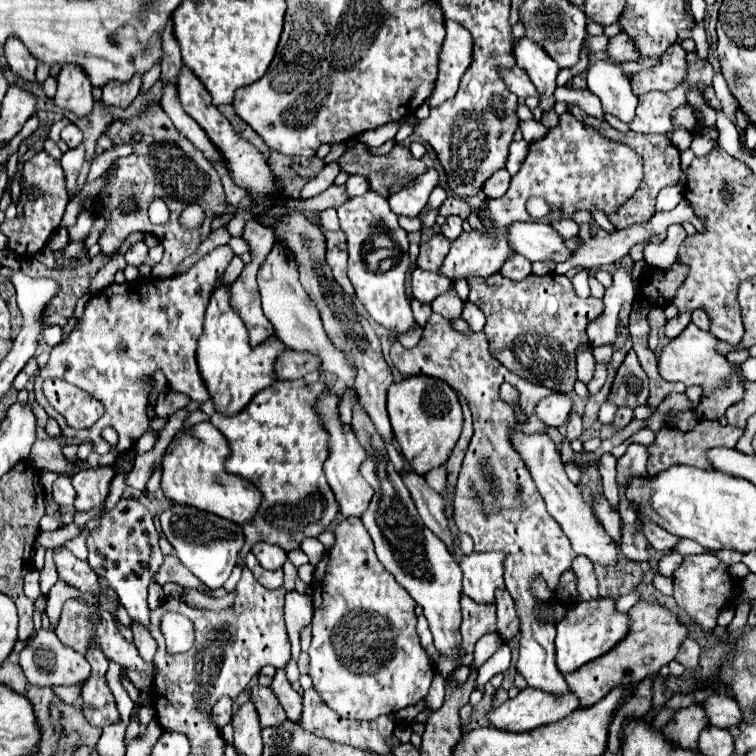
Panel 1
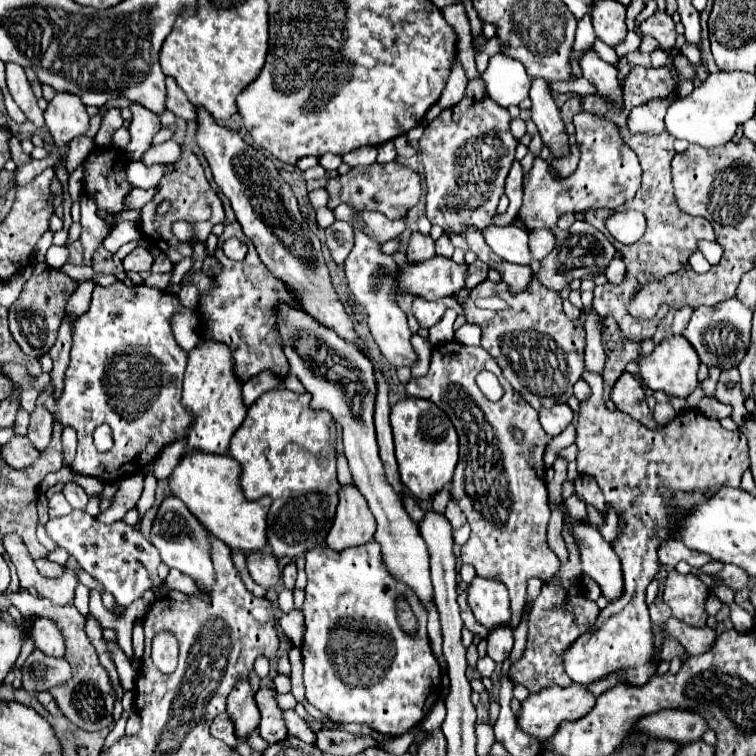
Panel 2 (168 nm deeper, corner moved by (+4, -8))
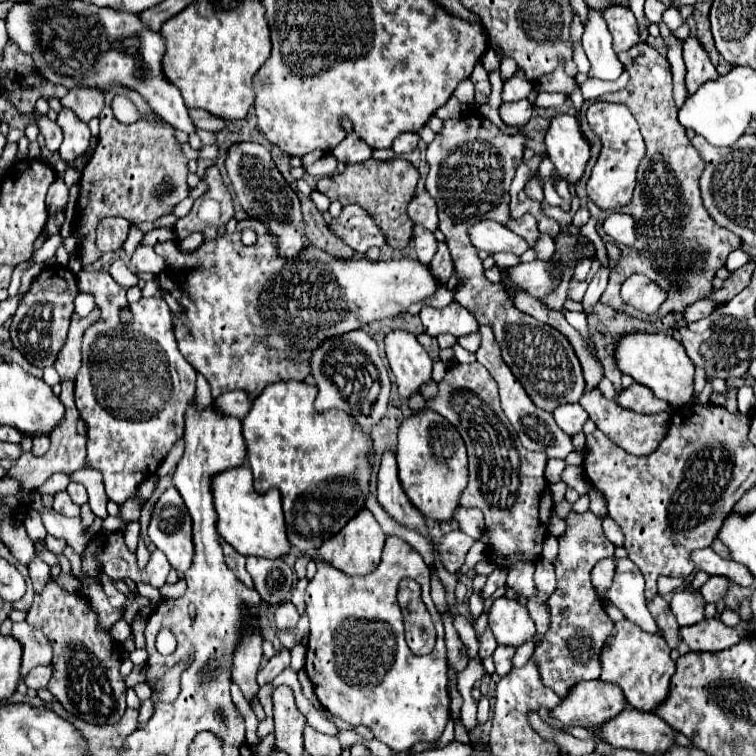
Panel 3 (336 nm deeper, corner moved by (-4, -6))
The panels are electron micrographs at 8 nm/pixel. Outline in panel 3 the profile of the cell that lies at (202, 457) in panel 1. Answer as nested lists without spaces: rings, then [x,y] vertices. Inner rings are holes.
[[[240,465],[240,469],[226,469],[224,473],[220,473],[220,477],[212,477],[212,497],[218,513],[218,523],[216,523],[218,533],[238,553],[268,557],[268,559],[276,559],[288,553],[290,543],[286,539],[280,491],[270,489],[264,495],[256,493],[252,487],[250,467]]]

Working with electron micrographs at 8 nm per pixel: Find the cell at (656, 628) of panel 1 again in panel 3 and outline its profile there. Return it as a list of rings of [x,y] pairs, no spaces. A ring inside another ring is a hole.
[[[706,619],[696,625],[682,627],[679,633],[691,651],[722,651],[750,635],[750,629],[746,621],[740,621],[736,627],[728,627],[720,619]]]

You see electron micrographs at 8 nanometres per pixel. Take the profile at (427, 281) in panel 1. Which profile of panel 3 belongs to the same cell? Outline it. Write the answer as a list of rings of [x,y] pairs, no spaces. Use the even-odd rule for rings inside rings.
[[[456,301],[444,309],[424,305],[420,311],[420,319],[422,319],[424,331],[432,337],[440,333],[452,333],[454,337],[462,337],[478,329],[478,321],[474,319],[474,315],[462,305],[458,305]]]

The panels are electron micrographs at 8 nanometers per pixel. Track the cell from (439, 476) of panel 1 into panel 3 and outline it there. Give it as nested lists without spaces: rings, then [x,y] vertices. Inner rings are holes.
[[[458,507],[454,521],[458,521],[460,529],[464,533],[468,533],[470,537],[474,537],[474,539],[481,538],[482,531],[484,531],[484,517],[478,509],[464,509],[464,507],[460,509]]]

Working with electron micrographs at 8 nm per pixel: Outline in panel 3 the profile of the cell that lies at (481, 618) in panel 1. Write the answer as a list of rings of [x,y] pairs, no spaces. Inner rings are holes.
[[[494,569],[486,581],[486,587],[482,589],[482,599],[488,601],[492,597],[492,593],[496,593],[500,587],[506,585],[506,569]]]

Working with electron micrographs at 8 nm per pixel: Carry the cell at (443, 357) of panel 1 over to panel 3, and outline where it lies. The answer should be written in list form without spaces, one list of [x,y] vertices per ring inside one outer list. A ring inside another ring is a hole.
[[[454,361],[438,385],[438,395],[428,399],[426,407],[456,425],[466,443],[470,475],[468,485],[460,495],[460,505],[476,507],[484,513],[488,541],[486,559],[502,569],[510,569],[518,561],[536,563],[554,511],[550,485],[544,475],[548,457],[520,445],[516,433],[512,433],[512,425],[508,425],[508,419],[500,409],[496,381],[492,381],[488,369],[478,361],[470,365]],[[508,433],[514,439],[514,447],[508,447]]]

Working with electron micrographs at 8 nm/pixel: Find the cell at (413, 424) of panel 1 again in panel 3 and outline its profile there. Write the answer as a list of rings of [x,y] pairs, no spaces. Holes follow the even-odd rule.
[[[422,409],[406,417],[398,429],[398,475],[408,499],[422,515],[434,521],[452,519],[458,507],[458,497],[468,481],[466,447],[458,429],[432,409]]]

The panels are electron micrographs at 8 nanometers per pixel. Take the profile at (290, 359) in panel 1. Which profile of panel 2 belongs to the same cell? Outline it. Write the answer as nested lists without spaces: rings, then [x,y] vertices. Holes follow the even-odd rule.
[[[264,371],[264,373],[248,379],[242,385],[242,401],[244,401],[246,407],[250,407],[256,397],[260,397],[262,393],[266,393],[270,389],[276,389],[276,387],[282,387],[282,379]]]

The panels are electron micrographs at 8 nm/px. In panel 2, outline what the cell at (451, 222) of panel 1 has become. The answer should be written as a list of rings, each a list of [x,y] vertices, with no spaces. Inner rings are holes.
[[[442,235],[438,241],[436,241],[436,255],[438,257],[452,257],[452,253],[454,253],[454,247],[452,247],[452,243],[450,243],[450,239],[446,237],[446,235]]]

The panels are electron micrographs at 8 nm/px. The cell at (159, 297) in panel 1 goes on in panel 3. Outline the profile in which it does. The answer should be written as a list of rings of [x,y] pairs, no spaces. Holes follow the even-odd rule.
[[[82,269],[82,271],[80,271],[80,273],[78,273],[78,275],[76,275],[76,279],[78,279],[78,287],[80,287],[80,289],[86,289],[86,291],[90,291],[90,293],[94,293],[94,299],[96,299],[96,305],[98,305],[98,307],[100,307],[100,309],[102,309],[102,315],[100,315],[100,319],[98,319],[98,321],[96,321],[96,323],[94,323],[94,325],[90,325],[90,327],[88,327],[88,329],[86,329],[86,333],[84,333],[84,341],[82,341],[82,355],[84,355],[84,357],[82,357],[82,367],[80,367],[80,371],[78,371],[78,377],[76,377],[76,393],[74,393],[74,399],[76,399],[76,407],[78,407],[78,411],[80,411],[80,417],[82,417],[82,419],[84,419],[84,423],[86,423],[86,427],[88,427],[88,455],[86,455],[86,467],[90,467],[90,469],[98,469],[98,471],[100,471],[100,473],[102,473],[102,477],[104,477],[104,485],[106,485],[106,495],[108,495],[108,499],[110,499],[110,501],[114,501],[114,503],[118,503],[118,505],[122,505],[122,503],[124,503],[124,501],[126,501],[126,499],[130,499],[130,497],[134,497],[134,495],[136,495],[136,489],[138,489],[138,485],[140,485],[140,483],[142,483],[142,481],[144,481],[144,479],[148,479],[148,477],[152,477],[152,475],[154,475],[154,473],[156,473],[156,469],[158,469],[158,467],[160,467],[160,463],[162,463],[162,461],[164,461],[164,457],[166,457],[166,453],[168,453],[168,451],[170,451],[170,449],[172,449],[172,445],[174,445],[174,443],[176,443],[176,441],[180,441],[180,439],[182,439],[182,437],[184,437],[184,411],[186,411],[186,405],[188,405],[188,401],[190,401],[190,399],[192,399],[192,397],[194,397],[194,391],[196,391],[196,385],[194,385],[194,383],[196,383],[196,371],[194,371],[194,369],[192,369],[192,365],[188,365],[188,361],[186,361],[186,359],[184,359],[184,355],[182,355],[182,353],[180,353],[180,349],[176,349],[176,337],[174,337],[174,333],[172,333],[172,317],[170,317],[170,307],[168,307],[168,305],[166,305],[166,301],[164,301],[164,299],[162,299],[162,297],[148,297],[148,299],[144,299],[144,305],[128,305],[128,301],[126,301],[126,289],[124,289],[124,287],[122,287],[122,285],[118,285],[118,283],[116,283],[116,281],[114,281],[114,279],[112,279],[112,275],[110,275],[110,273],[106,273],[106,271],[84,271],[84,269]],[[126,305],[128,305],[128,307],[130,307],[130,309],[132,309],[132,313],[134,313],[134,319],[132,319],[132,321],[130,321],[130,323],[126,323],[126,325],[122,325],[122,323],[120,323],[120,319],[118,319],[118,313],[120,313],[120,309],[122,309],[122,307],[126,307]]]

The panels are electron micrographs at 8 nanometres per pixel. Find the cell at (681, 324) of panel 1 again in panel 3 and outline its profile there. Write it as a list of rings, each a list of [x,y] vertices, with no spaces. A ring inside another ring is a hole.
[[[700,299],[692,305],[688,305],[688,309],[684,309],[684,321],[692,323],[692,321],[698,321],[698,319],[704,319],[714,311],[714,307],[716,305],[710,299]]]

